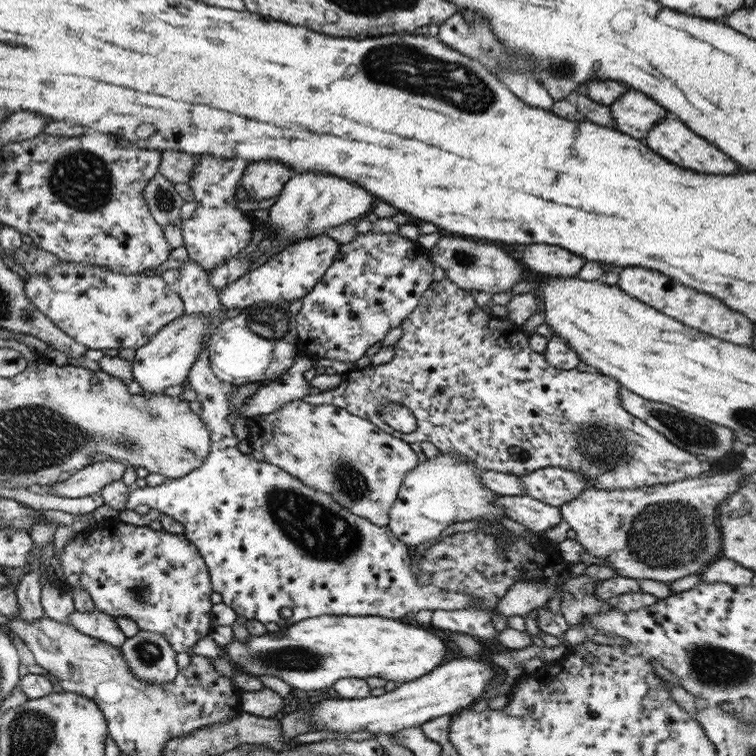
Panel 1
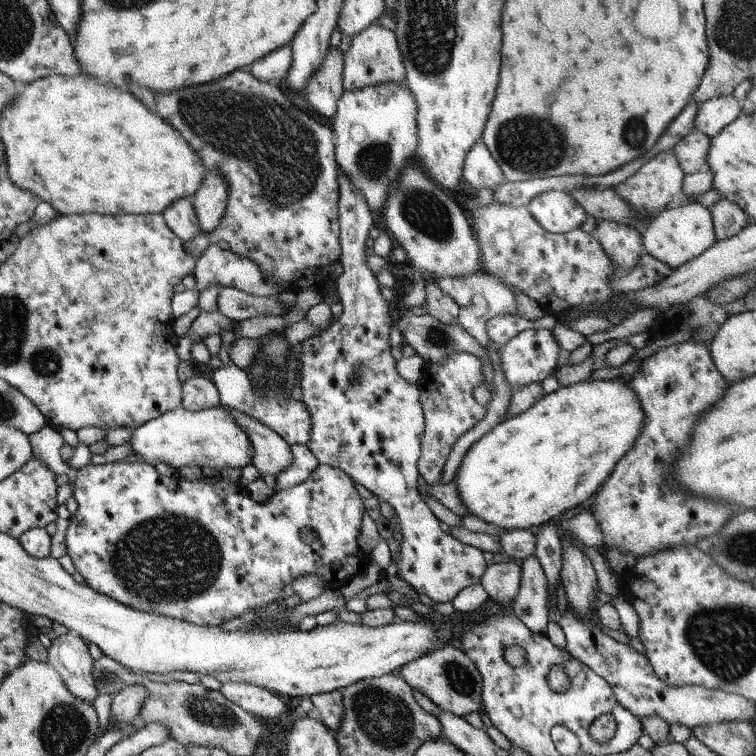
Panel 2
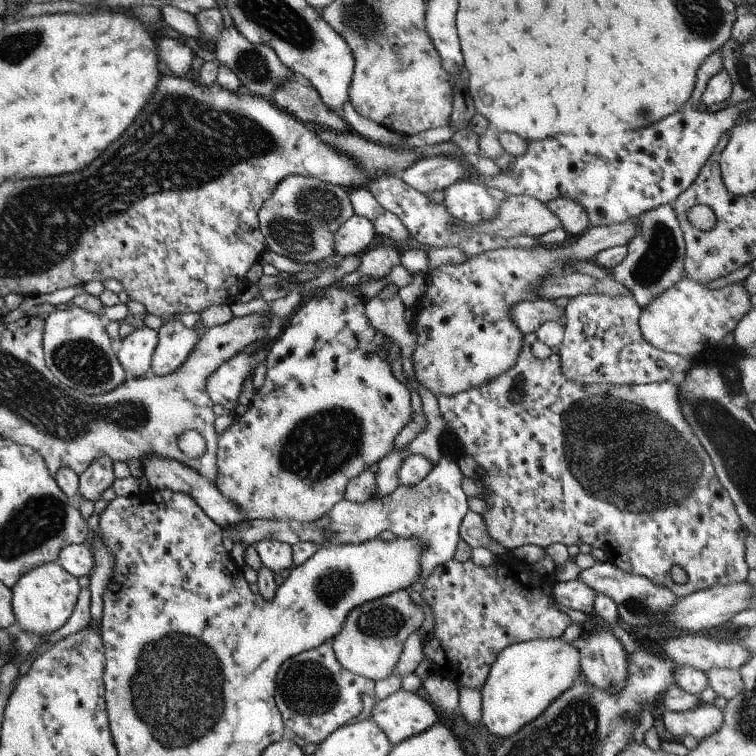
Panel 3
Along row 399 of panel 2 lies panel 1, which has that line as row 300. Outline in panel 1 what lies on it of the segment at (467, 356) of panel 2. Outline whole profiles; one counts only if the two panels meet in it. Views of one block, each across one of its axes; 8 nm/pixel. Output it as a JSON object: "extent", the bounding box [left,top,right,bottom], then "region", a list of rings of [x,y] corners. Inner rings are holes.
{"extent":[302,277,709,489],"region":[[[447,277],[437,282],[433,281],[419,297],[417,306],[400,323],[402,329],[401,336],[392,344],[394,354],[389,362],[376,366],[369,365],[362,368],[351,368],[342,375],[342,379],[335,388],[327,389],[317,394],[305,395],[302,398],[303,402],[313,405],[328,404],[341,408],[352,415],[371,422],[380,431],[399,438],[407,444],[411,442],[431,442],[441,453],[457,453],[463,459],[471,461],[477,469],[502,472],[503,474],[512,474],[518,477],[527,476],[530,472],[540,468],[559,467],[571,469],[571,471],[577,471],[577,473],[581,472],[581,475],[587,477],[591,486],[596,489],[623,489],[648,487],[659,483],[667,484],[681,479],[695,478],[704,476],[705,470],[709,470],[709,464],[705,464],[706,461],[701,461],[694,454],[682,448],[677,448],[665,436],[661,436],[659,432],[649,428],[643,420],[639,420],[639,418],[635,418],[635,416],[625,412],[621,404],[621,398],[619,398],[620,384],[617,381],[597,372],[579,372],[576,368],[571,370],[557,369],[549,365],[542,354],[533,352],[529,348],[528,334],[523,332],[522,326],[517,326],[509,320],[503,320],[499,317],[494,317],[492,314],[485,313],[481,307],[475,304],[474,295],[475,292],[459,288]],[[387,403],[401,404],[411,411],[416,420],[416,428],[413,432],[397,432],[397,430],[387,426],[377,416],[377,409],[381,405],[387,405]]]}

